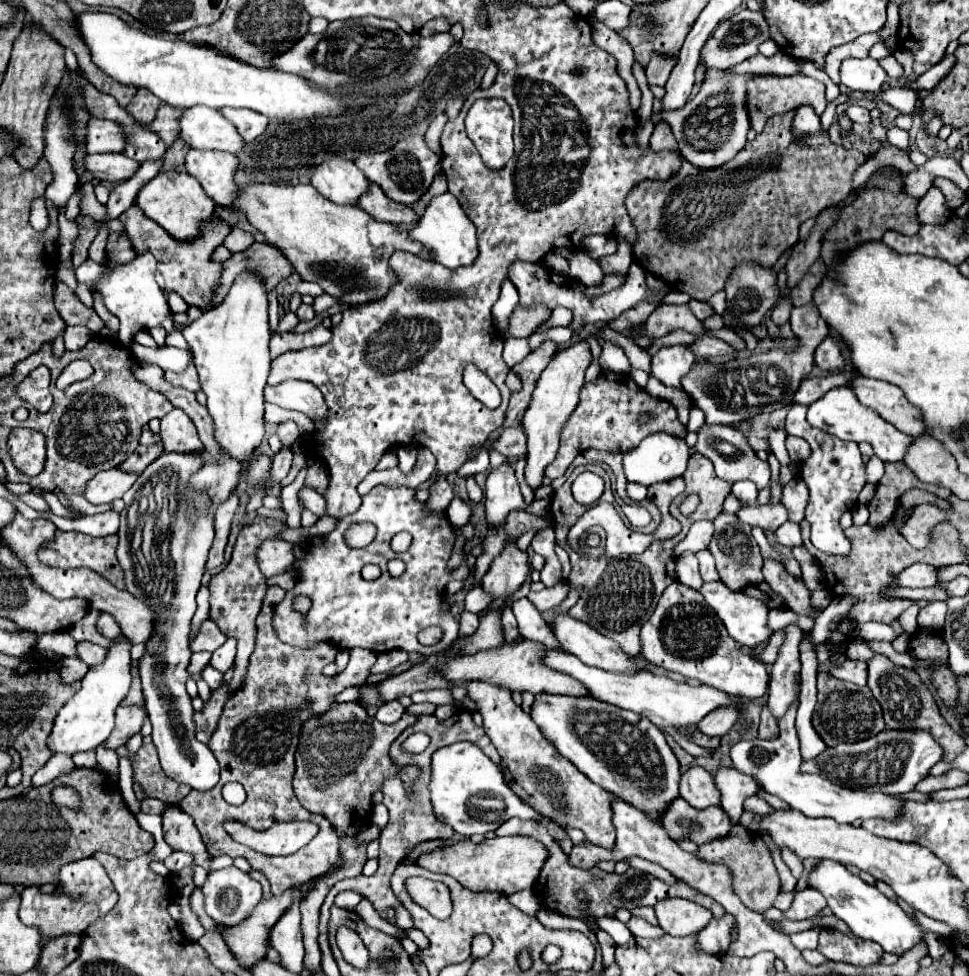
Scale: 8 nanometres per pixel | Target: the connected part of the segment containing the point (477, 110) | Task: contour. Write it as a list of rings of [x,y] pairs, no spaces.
[[[477,100],[465,118],[465,130],[489,168],[501,168],[513,156],[513,118],[503,100]]]

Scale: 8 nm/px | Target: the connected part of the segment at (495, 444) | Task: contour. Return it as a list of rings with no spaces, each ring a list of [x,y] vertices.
[[[505,428],[505,432],[501,432],[497,440],[487,440],[487,442],[483,442],[483,446],[477,446],[477,450],[473,450],[469,454],[469,460],[473,460],[481,450],[487,450],[487,452],[497,450],[499,454],[503,454],[509,460],[521,458],[521,454],[525,454],[525,434],[523,434],[523,428],[519,428],[519,430]]]

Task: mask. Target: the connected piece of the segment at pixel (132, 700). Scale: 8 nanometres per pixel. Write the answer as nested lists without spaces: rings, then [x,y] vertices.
[[[131,668],[131,676],[133,676],[133,682],[131,682],[129,694],[125,696],[125,700],[121,704],[139,704],[139,706],[143,706],[143,692],[141,692],[141,682],[139,682],[137,668]]]

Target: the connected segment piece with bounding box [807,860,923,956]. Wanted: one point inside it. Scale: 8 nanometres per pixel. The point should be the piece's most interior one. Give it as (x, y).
(870, 915)

